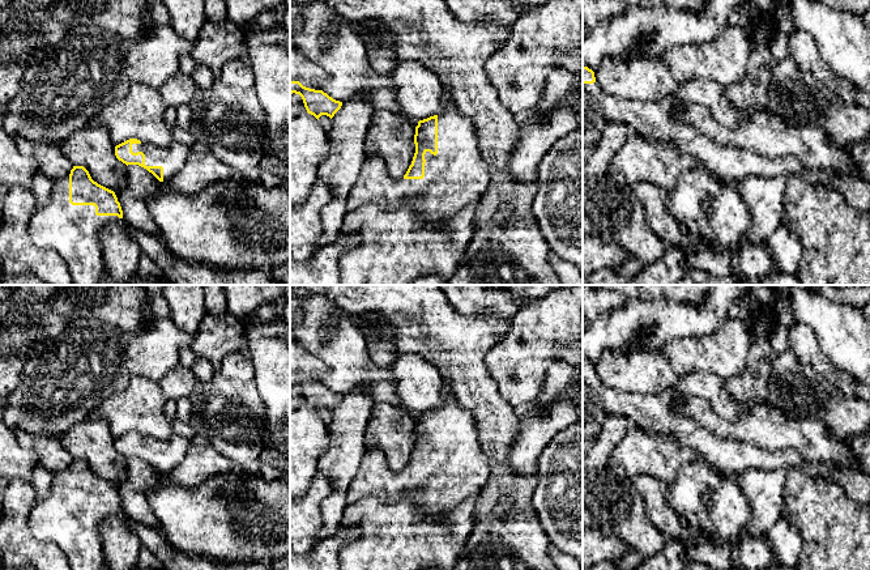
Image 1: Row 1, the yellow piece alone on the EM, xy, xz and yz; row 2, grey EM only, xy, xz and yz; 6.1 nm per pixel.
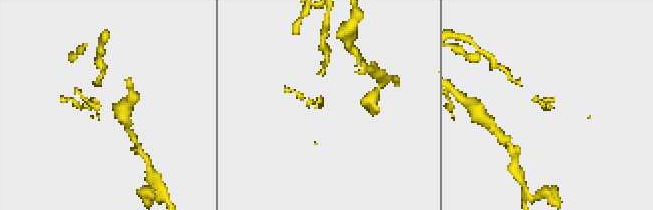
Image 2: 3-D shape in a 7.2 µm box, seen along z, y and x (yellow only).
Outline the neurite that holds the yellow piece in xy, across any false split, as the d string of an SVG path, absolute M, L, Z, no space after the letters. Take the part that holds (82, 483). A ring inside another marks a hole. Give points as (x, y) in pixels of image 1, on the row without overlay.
M73 459L67 469L52 475L50 494L30 511L29 527L37 540L52 543L64 552L71 570L102 570L105 553L99 526L105 518L120 511L123 503L115 485L94 475L84 459Z

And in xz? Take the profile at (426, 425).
M443 373L442 378L445 400L440 407L418 414L414 428L415 446L406 467L401 472L391 472L384 454L379 448L367 448L347 488L347 506L367 495L389 502L408 493L422 516L439 519L460 502L481 493L489 478L489 464L478 444L475 420L470 411L459 404L451 380Z

